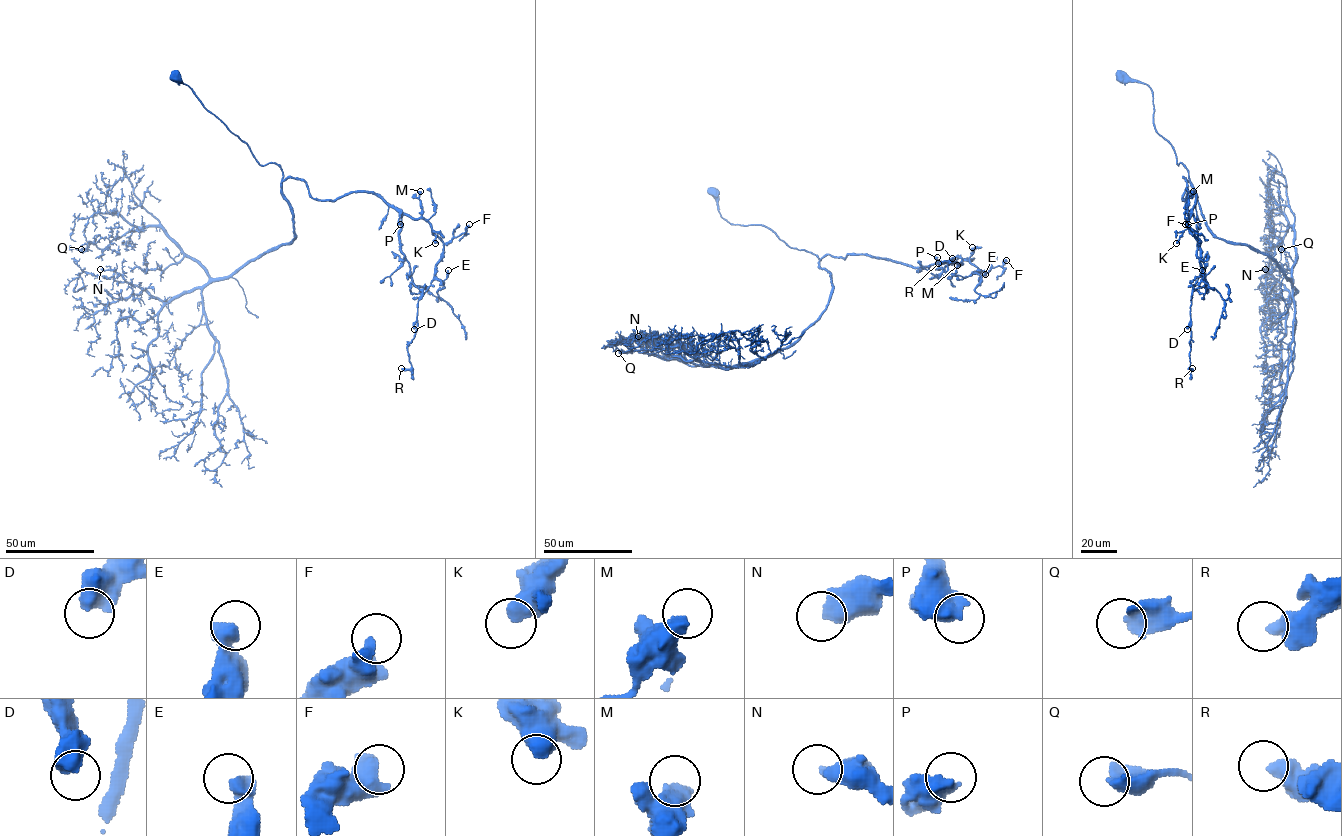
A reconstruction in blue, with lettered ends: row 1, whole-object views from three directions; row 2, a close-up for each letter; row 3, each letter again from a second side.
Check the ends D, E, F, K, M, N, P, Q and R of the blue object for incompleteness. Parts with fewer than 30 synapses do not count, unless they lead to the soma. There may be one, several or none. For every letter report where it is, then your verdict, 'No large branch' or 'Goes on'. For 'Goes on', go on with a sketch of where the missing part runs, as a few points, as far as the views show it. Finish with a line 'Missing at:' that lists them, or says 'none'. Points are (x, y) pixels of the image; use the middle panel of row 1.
D: Place: (952, 258). No large branch
E: Place: (985, 274). No large branch
F: Place: (1006, 260). No large branch
K: Place: (972, 247). No large branch
M: Place: (957, 265). No large branch
N: Place: (638, 336). Goes on
P: Place: (937, 257). No large branch
Q: Place: (618, 353). No large branch
R: Place: (938, 263). No large branch
Missing at: N

